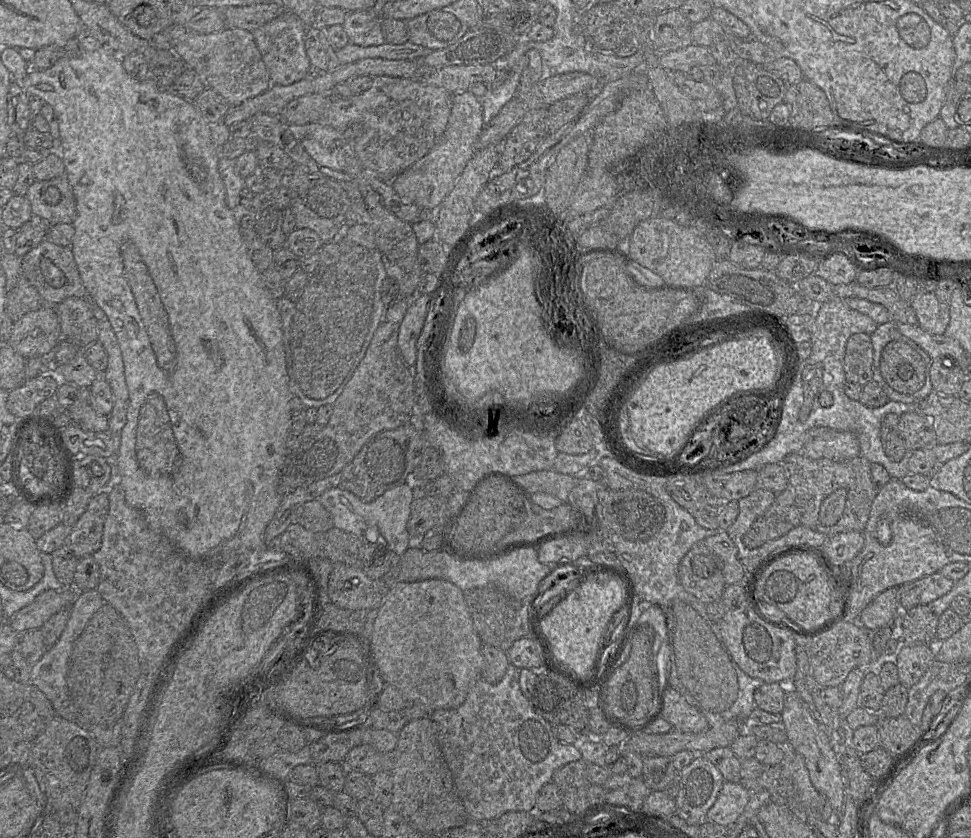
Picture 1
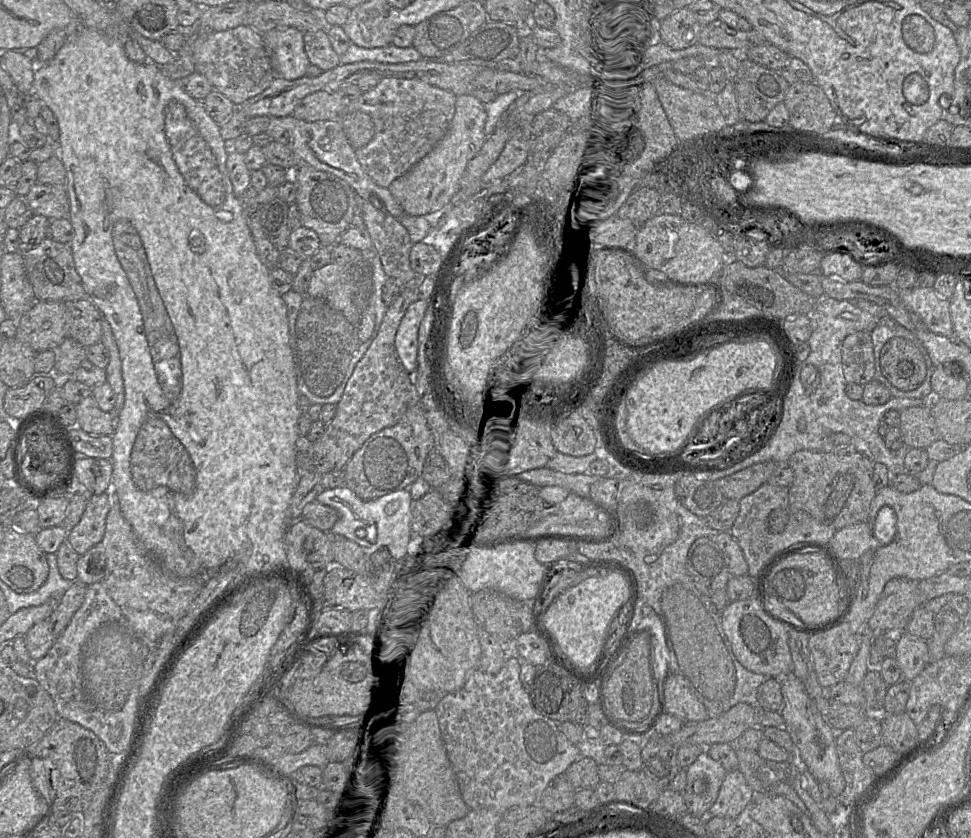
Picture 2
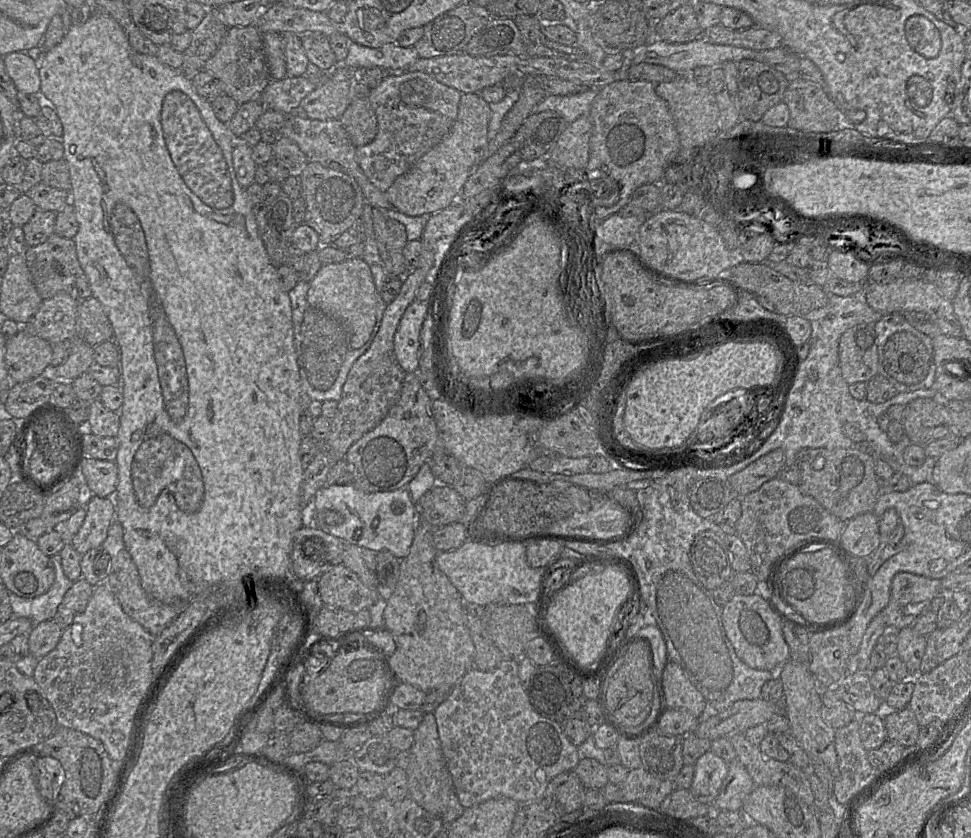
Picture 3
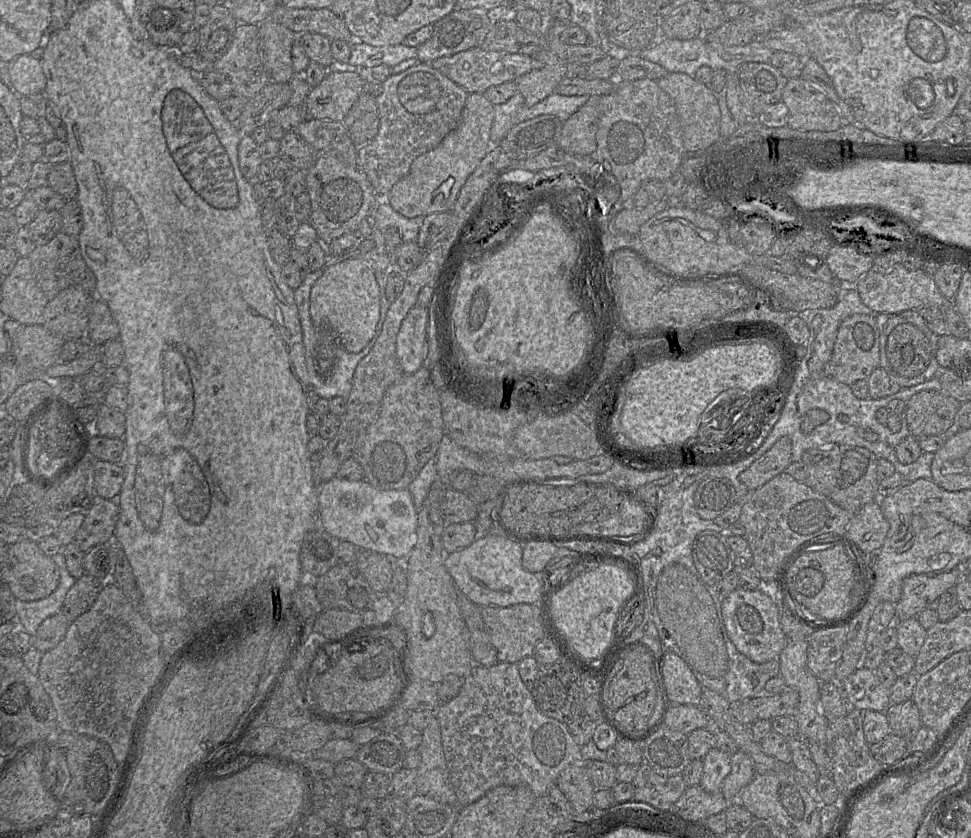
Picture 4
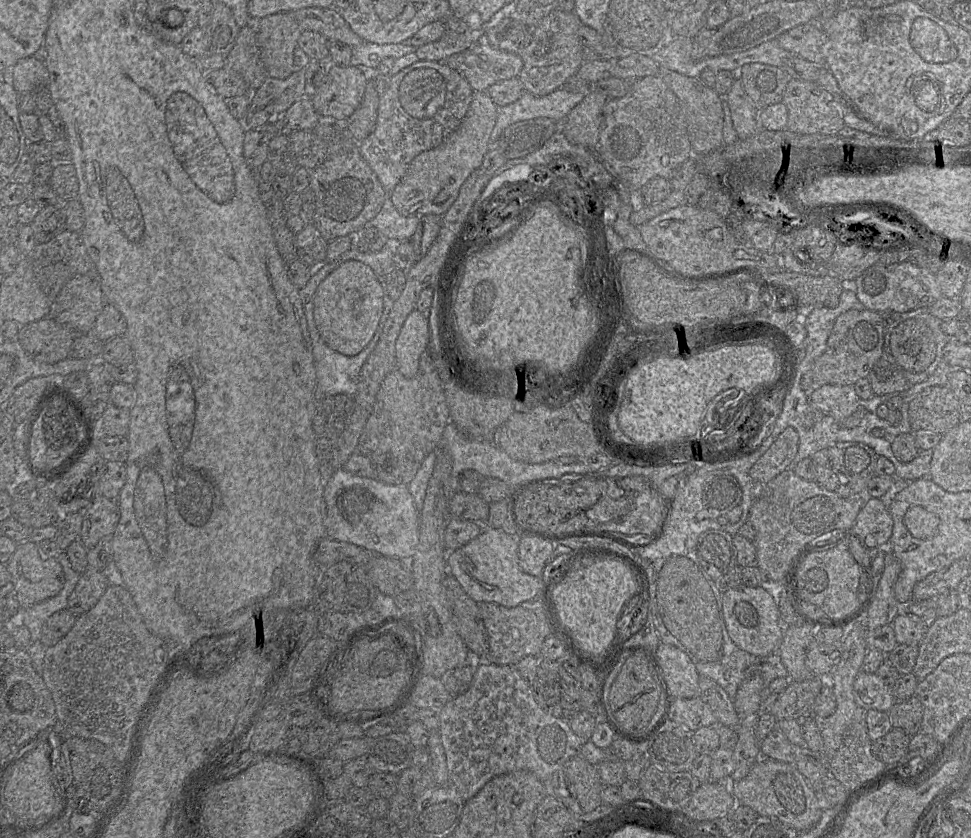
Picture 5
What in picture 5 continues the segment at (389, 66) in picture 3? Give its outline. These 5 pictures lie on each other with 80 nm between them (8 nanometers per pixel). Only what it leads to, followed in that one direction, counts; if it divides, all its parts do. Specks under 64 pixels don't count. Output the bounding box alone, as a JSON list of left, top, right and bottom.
[351,42,416,69]

